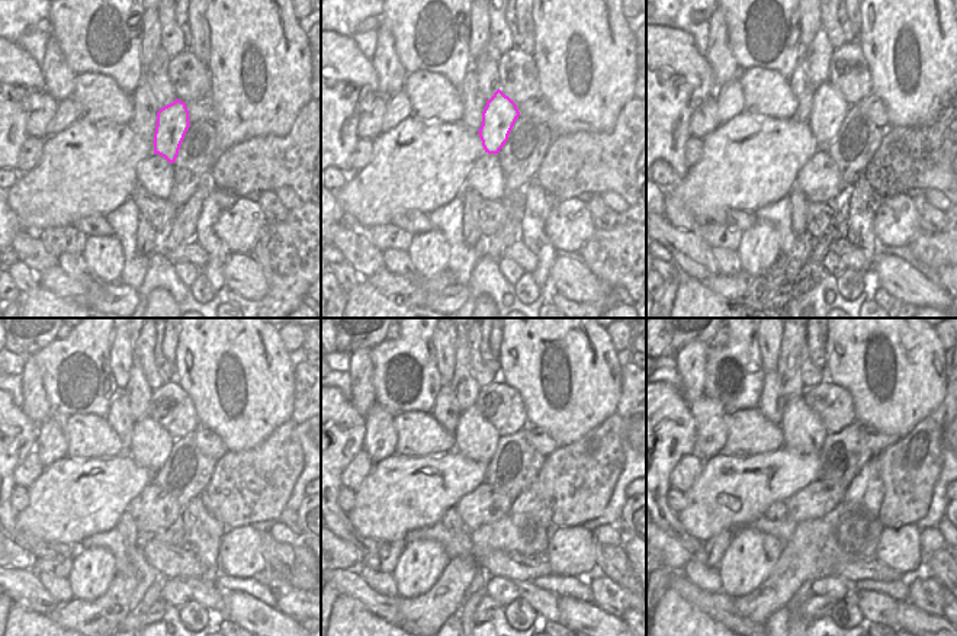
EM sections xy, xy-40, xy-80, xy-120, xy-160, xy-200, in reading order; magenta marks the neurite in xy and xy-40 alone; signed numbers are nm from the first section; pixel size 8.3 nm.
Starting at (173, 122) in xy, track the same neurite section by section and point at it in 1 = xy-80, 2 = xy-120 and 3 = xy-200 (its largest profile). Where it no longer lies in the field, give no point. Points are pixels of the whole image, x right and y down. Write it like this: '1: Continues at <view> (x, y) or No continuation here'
1: Continues at xy-80 (828, 111)
2: Continues at xy-120 (150, 443)
3: Continues at xy-200 (802, 429)

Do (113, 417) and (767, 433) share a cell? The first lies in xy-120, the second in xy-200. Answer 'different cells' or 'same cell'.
different cells

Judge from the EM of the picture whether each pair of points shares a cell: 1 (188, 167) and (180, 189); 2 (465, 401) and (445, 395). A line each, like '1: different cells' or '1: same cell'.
1: same cell
2: same cell

